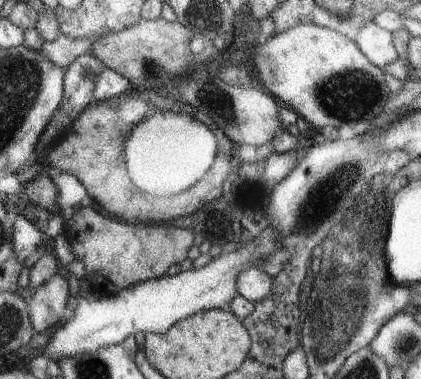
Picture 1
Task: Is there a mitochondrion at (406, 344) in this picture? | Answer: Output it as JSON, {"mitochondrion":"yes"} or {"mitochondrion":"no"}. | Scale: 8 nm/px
{"mitochondrion":"yes"}

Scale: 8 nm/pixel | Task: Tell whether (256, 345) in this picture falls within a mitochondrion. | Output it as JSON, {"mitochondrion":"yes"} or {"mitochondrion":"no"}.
{"mitochondrion":"no"}

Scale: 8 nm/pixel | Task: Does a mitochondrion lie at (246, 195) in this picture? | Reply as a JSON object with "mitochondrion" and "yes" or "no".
{"mitochondrion":"no"}

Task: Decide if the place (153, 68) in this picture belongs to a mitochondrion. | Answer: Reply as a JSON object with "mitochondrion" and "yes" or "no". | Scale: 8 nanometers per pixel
{"mitochondrion":"yes"}

